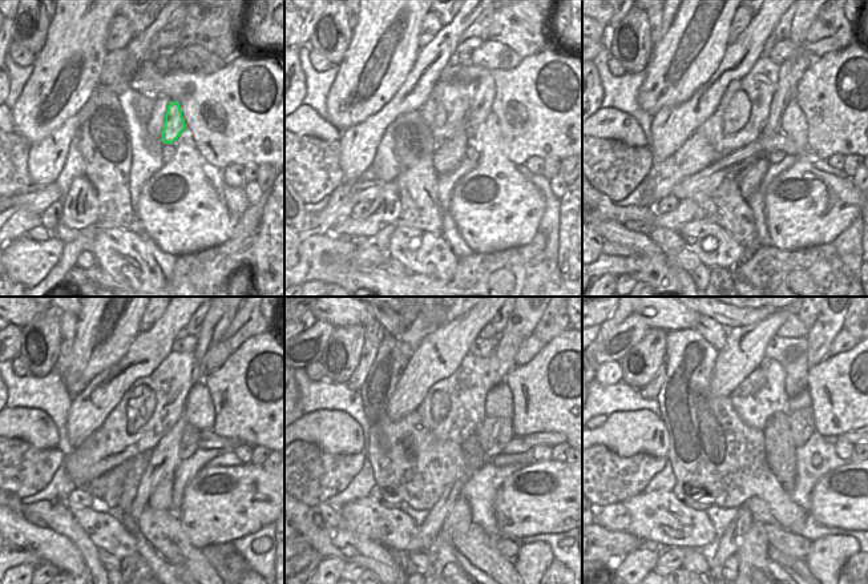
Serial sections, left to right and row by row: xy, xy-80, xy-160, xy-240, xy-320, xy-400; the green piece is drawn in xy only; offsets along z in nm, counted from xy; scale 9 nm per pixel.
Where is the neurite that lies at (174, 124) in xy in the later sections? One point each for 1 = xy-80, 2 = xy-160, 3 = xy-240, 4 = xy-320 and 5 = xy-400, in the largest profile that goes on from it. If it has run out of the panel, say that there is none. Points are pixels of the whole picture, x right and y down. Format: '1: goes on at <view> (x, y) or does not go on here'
1: goes on at xy-80 (483, 93)
2: goes on at xy-160 (802, 61)
3: goes on at xy-240 (218, 354)
4: goes on at xy-320 (532, 345)
5: goes on at xy-400 (843, 342)

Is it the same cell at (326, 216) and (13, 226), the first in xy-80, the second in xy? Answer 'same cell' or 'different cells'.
same cell

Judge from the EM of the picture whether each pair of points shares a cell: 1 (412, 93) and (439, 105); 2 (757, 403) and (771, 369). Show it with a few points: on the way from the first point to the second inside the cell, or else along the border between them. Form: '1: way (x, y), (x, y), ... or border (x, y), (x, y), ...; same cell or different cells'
1: border (439, 80), (419, 111); different cells
2: way (764, 395), (771, 389), (771, 377); same cell

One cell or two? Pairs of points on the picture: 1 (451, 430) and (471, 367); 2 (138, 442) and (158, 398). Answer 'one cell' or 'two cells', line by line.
1: one cell
2: one cell

